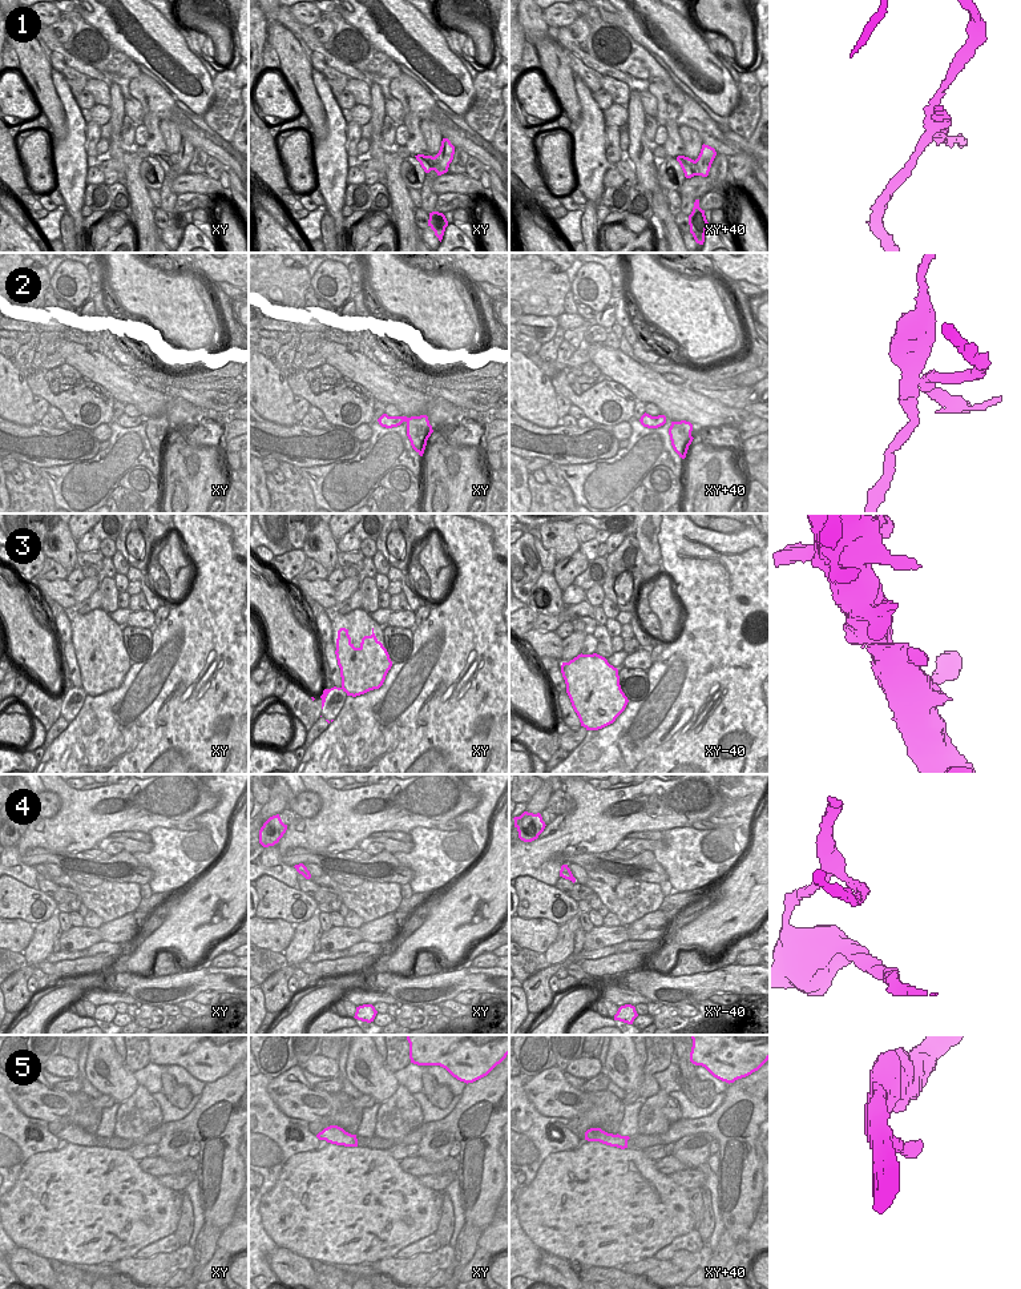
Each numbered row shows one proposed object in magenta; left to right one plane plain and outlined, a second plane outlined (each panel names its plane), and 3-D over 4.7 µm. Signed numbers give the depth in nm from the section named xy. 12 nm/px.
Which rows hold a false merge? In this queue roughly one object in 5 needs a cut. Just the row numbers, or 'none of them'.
1, 2

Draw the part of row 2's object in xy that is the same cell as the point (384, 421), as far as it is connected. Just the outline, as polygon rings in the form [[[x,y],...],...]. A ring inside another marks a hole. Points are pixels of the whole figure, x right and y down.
[[[383,414],[378,422],[382,427],[392,428],[400,426],[403,422],[408,422],[409,418],[407,416],[388,416],[387,414]]]

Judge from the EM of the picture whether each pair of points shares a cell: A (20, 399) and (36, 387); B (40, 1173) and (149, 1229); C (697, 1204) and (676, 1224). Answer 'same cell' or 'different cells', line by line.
A: different cells
B: same cell
C: different cells

